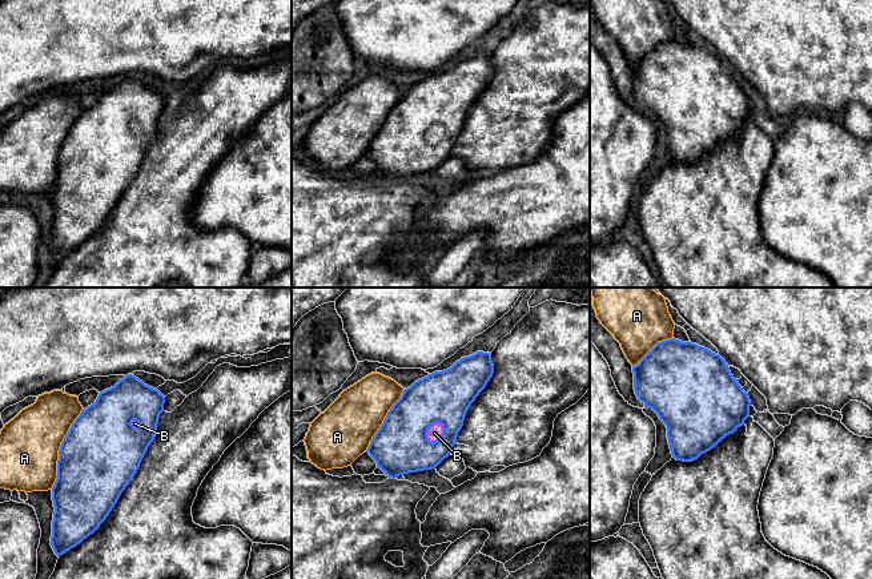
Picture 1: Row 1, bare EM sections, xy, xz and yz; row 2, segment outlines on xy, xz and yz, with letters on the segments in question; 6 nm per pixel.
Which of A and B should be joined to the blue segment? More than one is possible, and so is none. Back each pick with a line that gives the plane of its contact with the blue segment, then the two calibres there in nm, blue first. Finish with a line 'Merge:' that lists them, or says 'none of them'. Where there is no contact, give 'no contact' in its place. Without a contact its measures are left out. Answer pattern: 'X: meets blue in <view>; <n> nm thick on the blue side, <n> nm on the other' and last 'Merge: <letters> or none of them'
B: meets blue in xz; 340 nm thick on the blue side, 90 nm on the other
Merge: B

